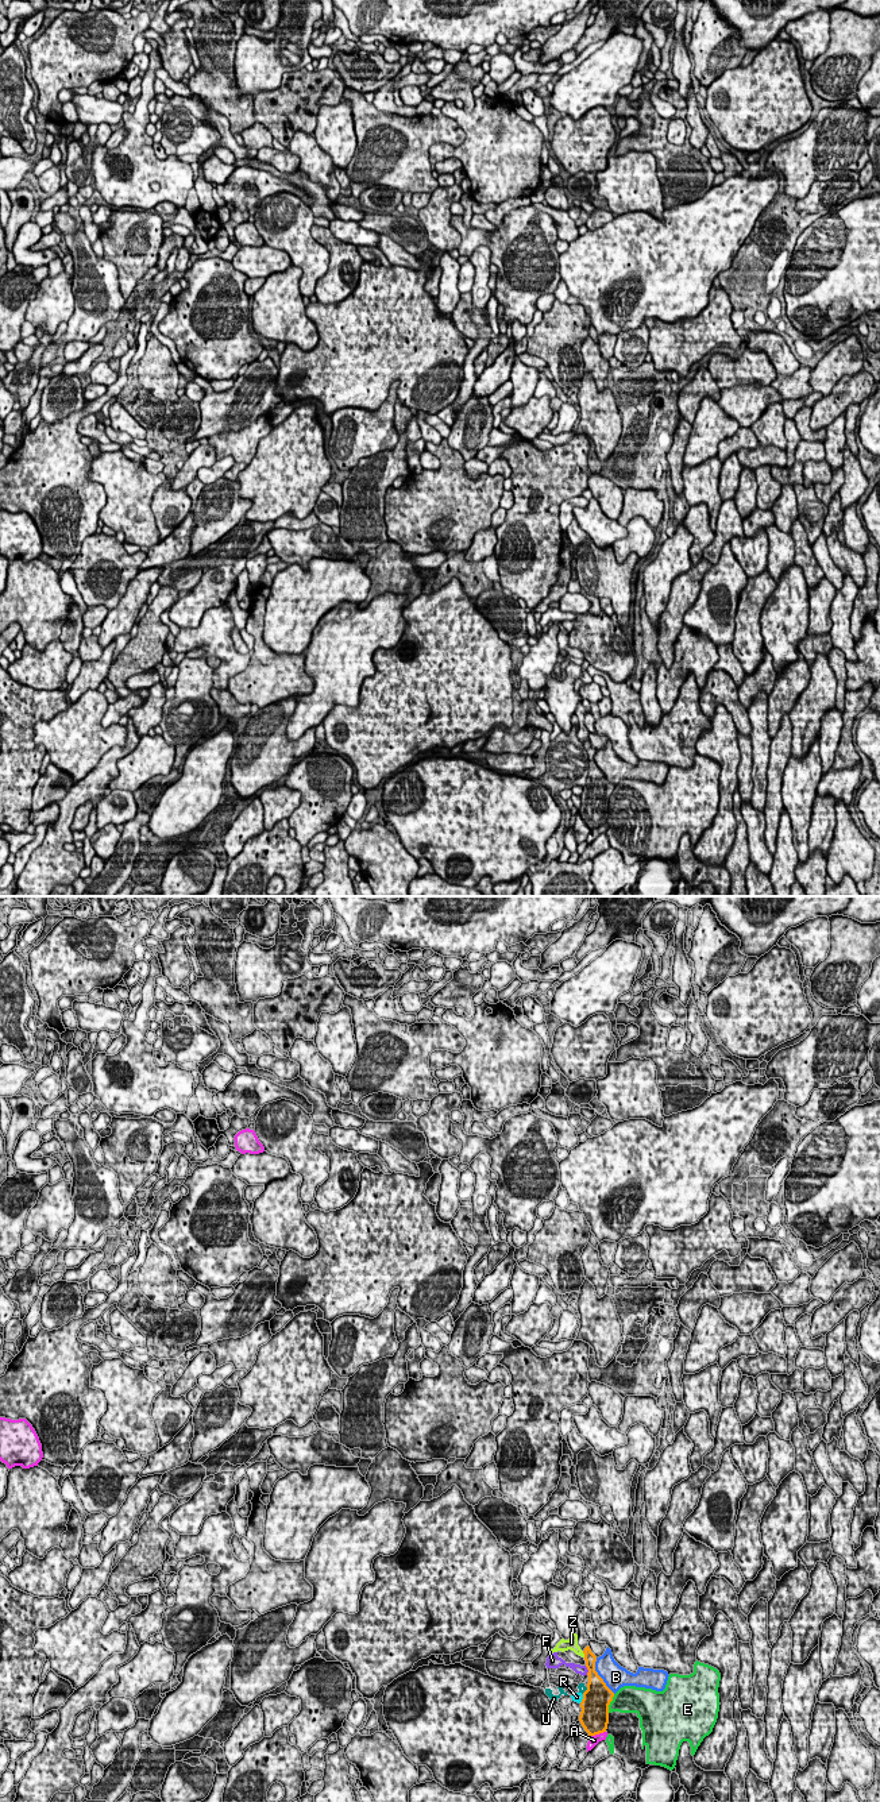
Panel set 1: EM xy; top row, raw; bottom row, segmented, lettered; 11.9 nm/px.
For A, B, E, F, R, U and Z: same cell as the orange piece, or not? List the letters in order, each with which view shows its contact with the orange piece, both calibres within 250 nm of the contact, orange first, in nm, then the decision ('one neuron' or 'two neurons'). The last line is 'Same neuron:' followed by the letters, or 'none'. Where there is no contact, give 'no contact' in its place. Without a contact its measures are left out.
A: meets orange in xy; 360 nm thick on the orange side, 120 nm on the other; two neurons
B: meets orange in xy; 320 nm thick on the orange side, 280 nm on the other; two neurons
E: meets orange in xy; 360 nm thick on the orange side, 320 nm on the other; two neurons
F: meets orange in xy; 220 nm thick on the orange side, 120 nm on the other; two neurons
R: meets orange in xy; 340 nm thick on the orange side, 120 nm on the other; two neurons
U: meets orange in xy; 320 nm thick on the orange side, 90 nm on the other; two neurons
Z: meets orange in xy; 140 nm thick on the orange side, 140 nm on the other; two neurons
Same neuron: none

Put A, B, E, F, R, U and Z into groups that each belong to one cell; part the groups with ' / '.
A / B / E / F U Z / R

